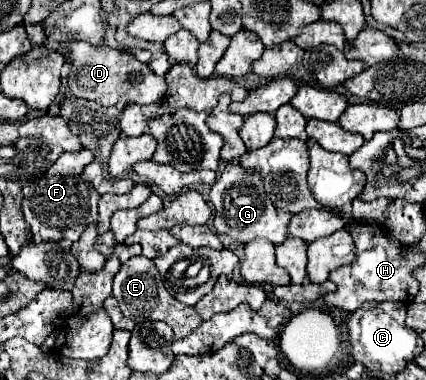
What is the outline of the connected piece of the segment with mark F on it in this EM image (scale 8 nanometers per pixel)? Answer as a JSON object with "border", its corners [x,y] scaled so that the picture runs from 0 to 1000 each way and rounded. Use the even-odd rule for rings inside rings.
{"border":[[[209,395],[148,400],[134,426],[92,468],[68,474],[54,495],[54,563],[73,616],[96,637],[181,637],[200,595],[228,584],[228,532],[237,511],[195,468],[195,442],[218,421]]]}

